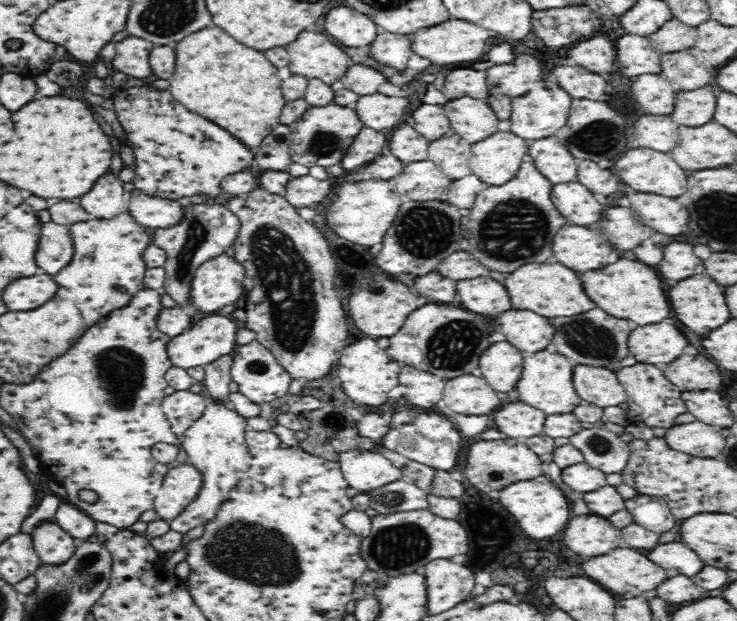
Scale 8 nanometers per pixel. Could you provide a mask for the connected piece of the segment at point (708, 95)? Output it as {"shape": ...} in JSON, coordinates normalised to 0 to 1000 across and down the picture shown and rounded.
{"shape":[[[958,142],[920,148],[910,188],[921,201],[953,203],[969,190],[972,164],[972,153]]]}

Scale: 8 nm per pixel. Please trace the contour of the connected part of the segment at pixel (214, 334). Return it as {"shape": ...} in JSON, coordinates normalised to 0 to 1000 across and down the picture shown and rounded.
{"shape":[[[286,506],[255,527],[247,538],[232,543],[225,554],[225,568],[233,588],[254,594],[263,589],[278,591],[300,573],[312,572],[318,560],[318,538],[324,527],[312,509]]]}

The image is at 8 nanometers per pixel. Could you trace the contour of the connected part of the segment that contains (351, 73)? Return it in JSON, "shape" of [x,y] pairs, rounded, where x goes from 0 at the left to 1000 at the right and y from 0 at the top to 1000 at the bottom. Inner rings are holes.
{"shape":[[[482,103],[476,110],[471,110],[461,132],[467,143],[475,145],[486,155],[495,155],[512,150],[513,138],[524,132],[524,126],[516,116],[510,116],[502,103],[497,106]]]}

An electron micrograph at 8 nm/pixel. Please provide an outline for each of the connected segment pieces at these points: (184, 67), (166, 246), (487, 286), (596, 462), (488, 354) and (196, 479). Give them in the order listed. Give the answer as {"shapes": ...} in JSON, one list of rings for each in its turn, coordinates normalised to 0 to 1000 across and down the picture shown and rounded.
{"shapes":[[[[292,40],[252,58],[235,77],[239,106],[228,127],[228,148],[237,163],[293,196],[342,243],[380,201],[380,184],[388,166],[381,148],[383,129],[377,110],[360,87],[326,71]]],[[[290,324],[277,327],[259,327],[247,332],[250,348],[242,361],[228,367],[208,367],[206,390],[225,407],[225,419],[220,425],[224,435],[224,452],[220,467],[228,470],[242,493],[259,501],[258,491],[258,454],[273,425],[286,415],[304,411],[307,403],[323,386],[327,369],[324,351],[307,330]]],[[[640,448],[621,454],[619,467],[624,490],[649,506],[676,506],[695,496],[687,464],[668,448]]],[[[813,683],[794,684],[771,707],[771,715],[791,733],[795,749],[817,757],[822,765],[844,762],[855,739],[852,715]]],[[[673,551],[651,576],[653,605],[673,631],[700,625],[708,599],[708,570],[689,551]]],[[[258,747],[233,754],[223,768],[209,808],[209,821],[217,836],[236,837],[267,802],[274,776],[274,763]]]]}

